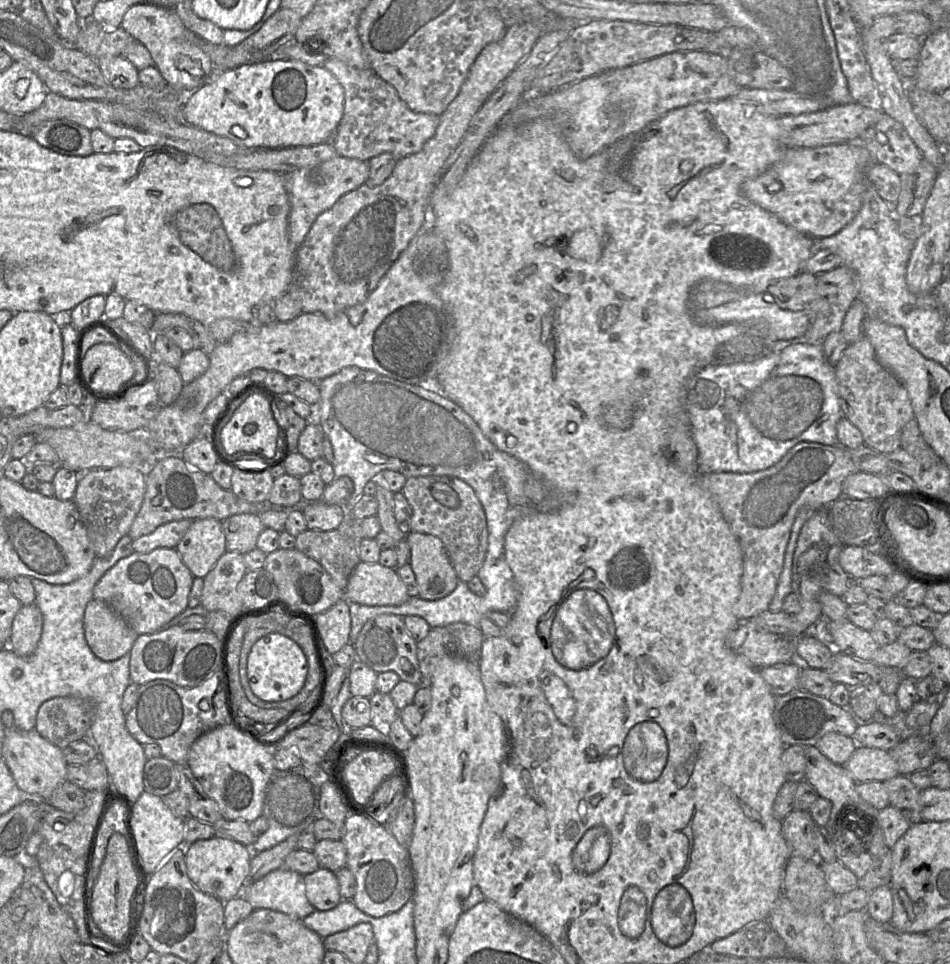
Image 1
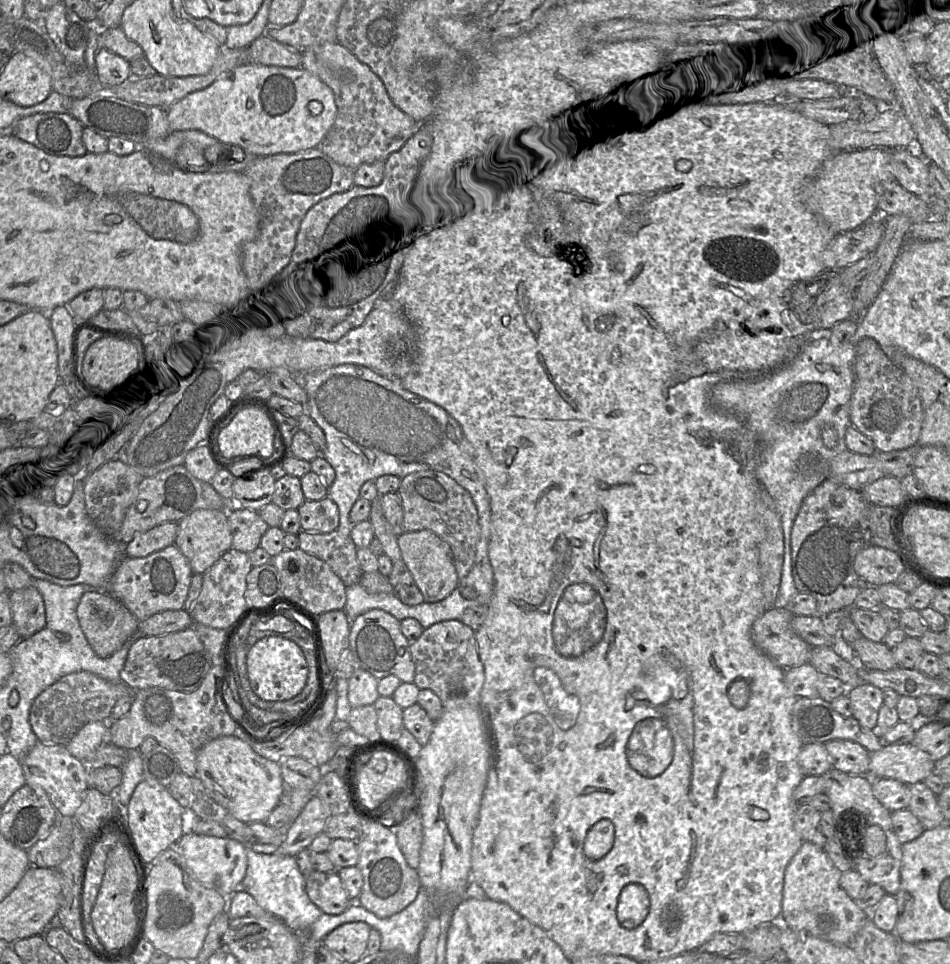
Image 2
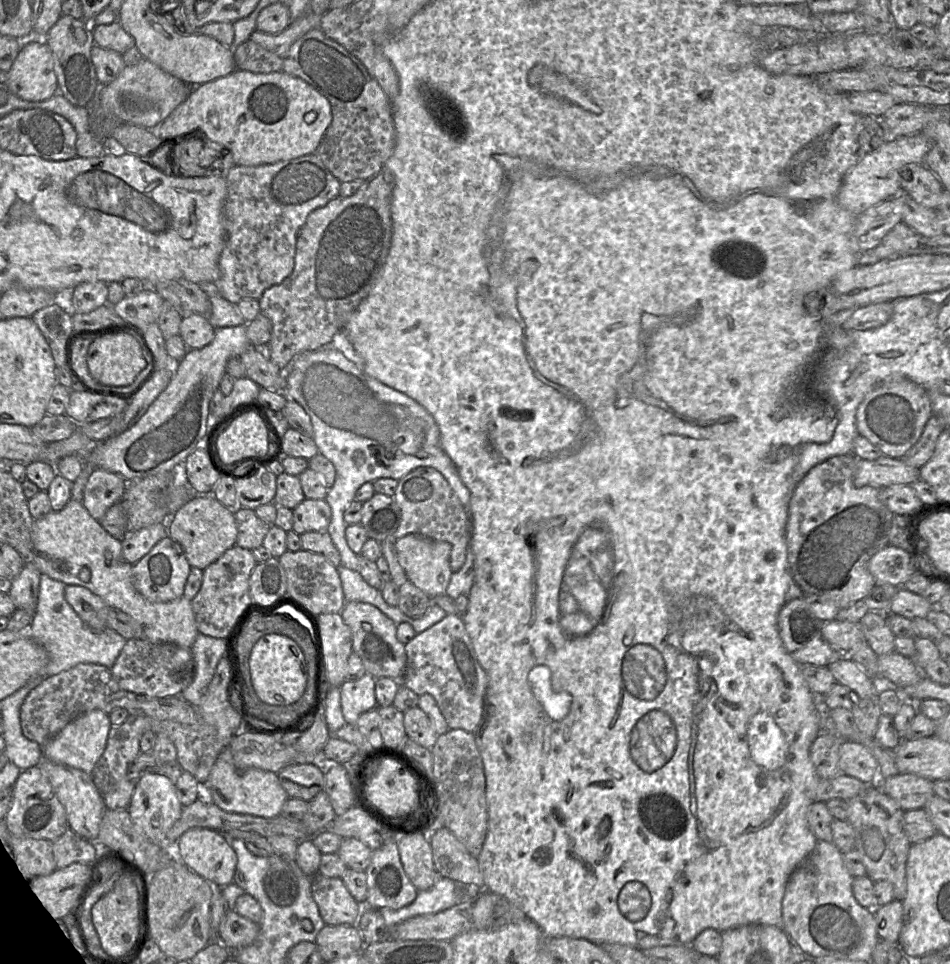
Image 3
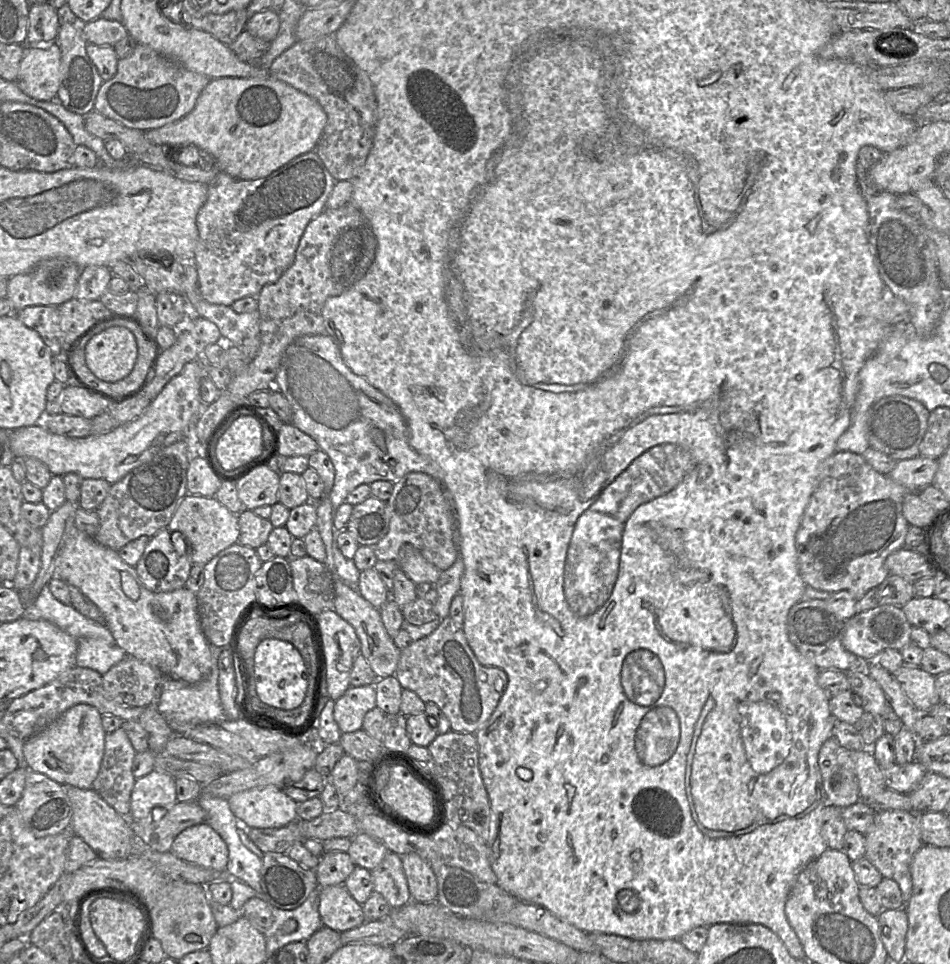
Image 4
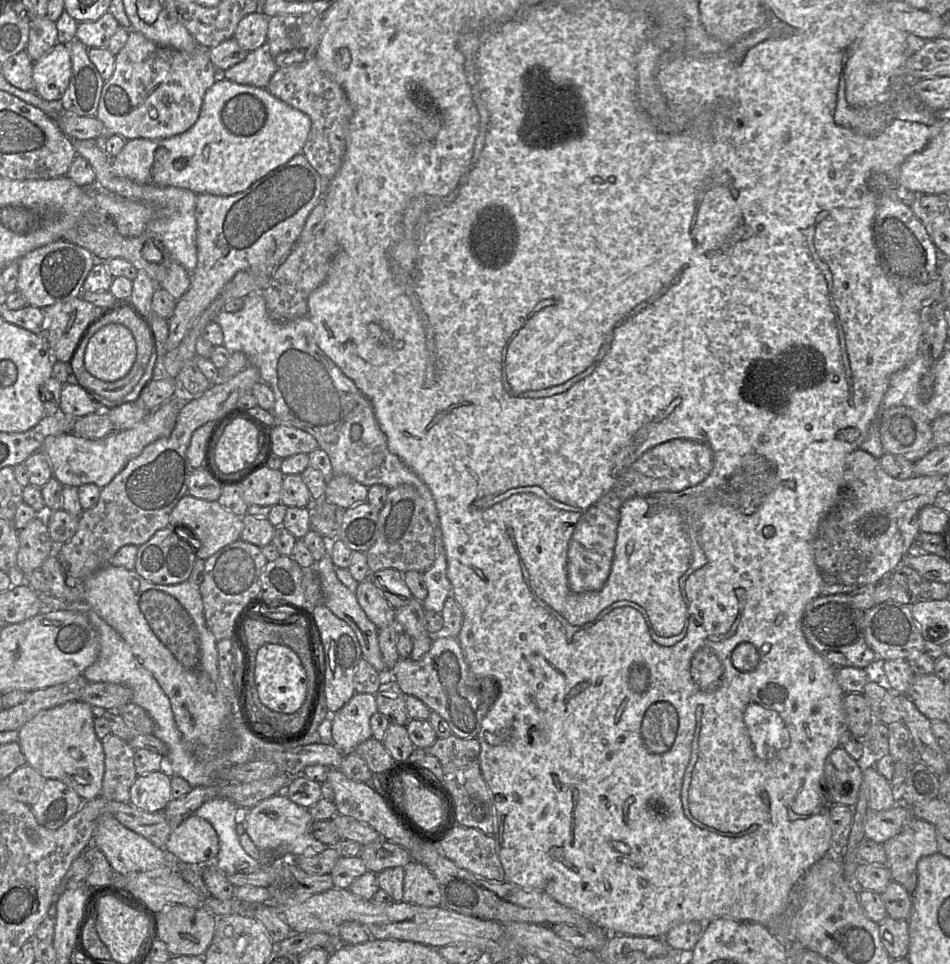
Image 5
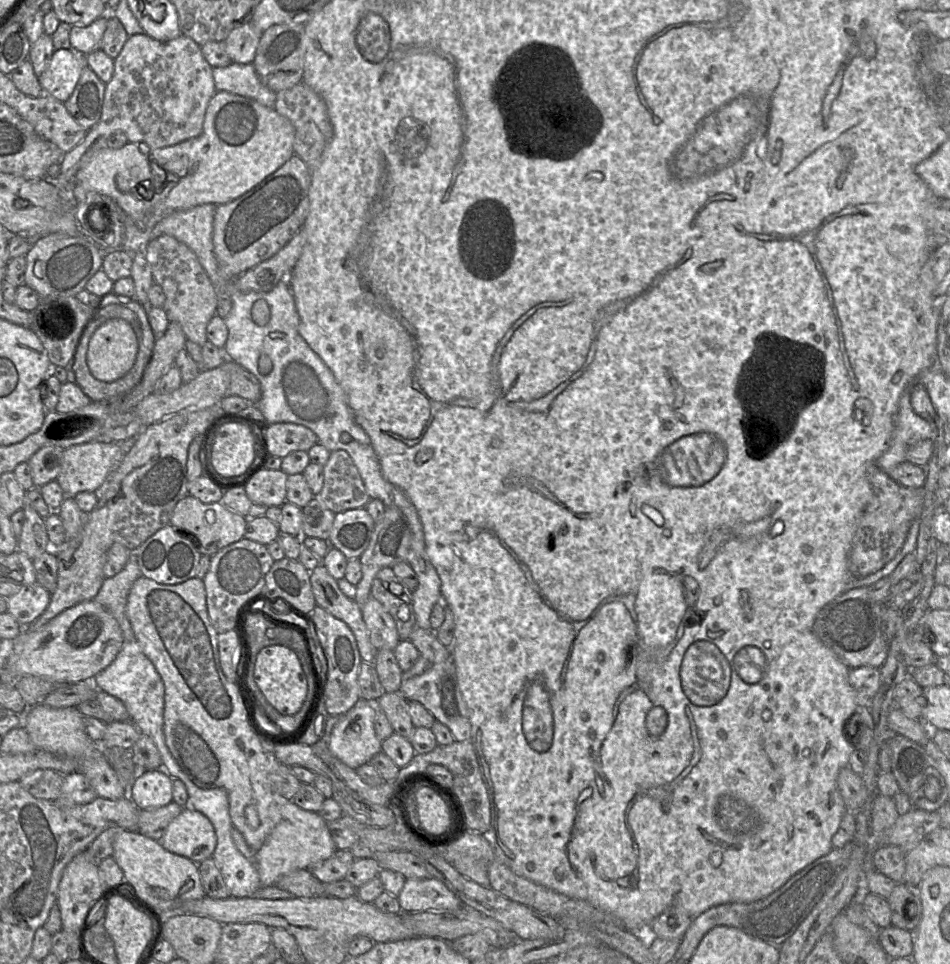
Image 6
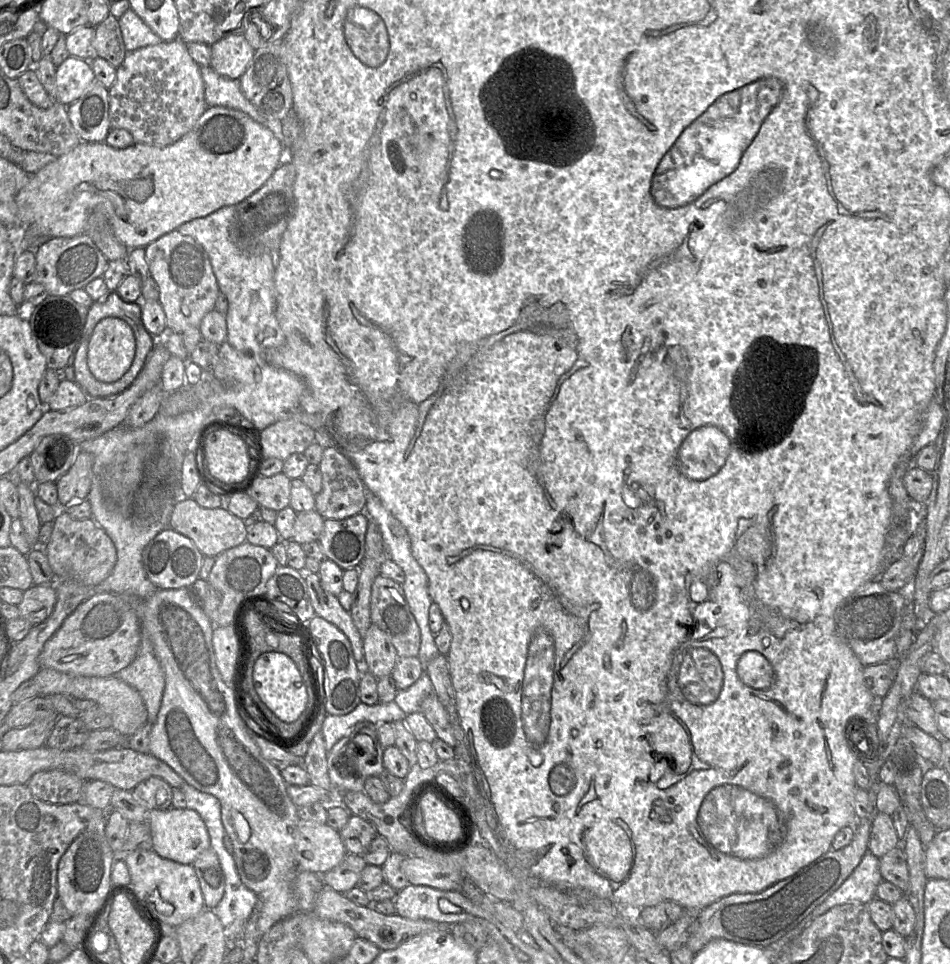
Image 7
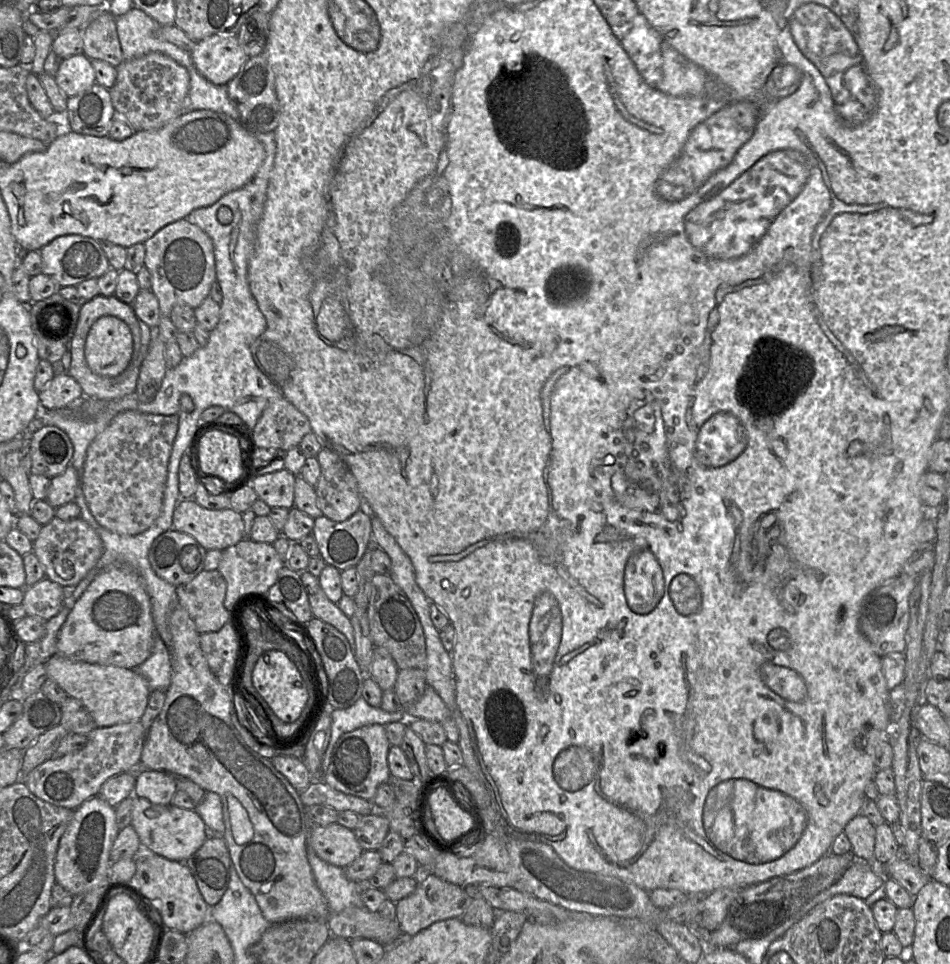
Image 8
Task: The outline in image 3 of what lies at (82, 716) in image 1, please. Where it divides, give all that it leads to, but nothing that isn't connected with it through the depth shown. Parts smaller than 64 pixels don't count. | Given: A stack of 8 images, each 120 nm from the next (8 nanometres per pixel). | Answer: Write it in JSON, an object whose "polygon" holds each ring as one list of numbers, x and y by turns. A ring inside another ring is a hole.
{"polygon":[[78,664,44,678,30,691,20,708,21,729,26,738,43,746,80,715,92,710,110,714,116,708,127,710,131,716,145,715,157,720,171,720,186,725,198,722,197,708,180,695,164,698,139,696,121,689,113,678,111,669,98,664]]}

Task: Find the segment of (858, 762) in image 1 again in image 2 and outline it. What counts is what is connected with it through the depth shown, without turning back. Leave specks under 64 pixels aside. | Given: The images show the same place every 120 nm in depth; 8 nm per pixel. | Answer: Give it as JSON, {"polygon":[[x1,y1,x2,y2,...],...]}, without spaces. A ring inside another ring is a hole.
{"polygon":[[884,744,880,750,870,754,868,774,872,778,889,778,909,785,923,782,933,773,934,765,929,754,913,744]]}

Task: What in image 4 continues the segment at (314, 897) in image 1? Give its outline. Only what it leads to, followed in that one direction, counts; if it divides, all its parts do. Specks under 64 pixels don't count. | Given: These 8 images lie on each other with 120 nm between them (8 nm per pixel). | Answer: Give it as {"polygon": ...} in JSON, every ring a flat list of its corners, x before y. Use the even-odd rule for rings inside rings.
{"polygon":[[320,887,318,912,323,926,340,933,359,927,365,922,362,905,344,887]]}

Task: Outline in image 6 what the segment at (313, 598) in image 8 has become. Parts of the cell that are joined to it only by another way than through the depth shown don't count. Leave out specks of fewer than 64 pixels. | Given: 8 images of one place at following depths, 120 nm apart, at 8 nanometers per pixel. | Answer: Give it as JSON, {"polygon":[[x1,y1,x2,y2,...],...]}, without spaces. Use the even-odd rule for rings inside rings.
{"polygon":[[320,563,310,572,310,583,317,606,343,621,352,631,361,660,373,663,377,650,372,645,362,616,362,610,354,599,349,599,340,590,337,580]]}

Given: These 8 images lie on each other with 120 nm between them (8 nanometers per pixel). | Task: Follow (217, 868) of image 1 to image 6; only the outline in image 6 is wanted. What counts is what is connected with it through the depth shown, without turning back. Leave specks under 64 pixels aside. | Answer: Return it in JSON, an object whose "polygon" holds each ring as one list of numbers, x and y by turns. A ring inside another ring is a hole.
{"polygon":[[189,806,170,822,158,842,165,850,199,864,212,857,216,834,210,820]]}

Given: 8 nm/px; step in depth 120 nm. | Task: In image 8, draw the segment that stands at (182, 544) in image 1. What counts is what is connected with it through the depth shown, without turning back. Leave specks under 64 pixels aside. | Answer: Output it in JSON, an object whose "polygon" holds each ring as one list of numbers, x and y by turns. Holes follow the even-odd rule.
{"polygon":[[193,498,178,501,172,529,192,536,206,551,223,551,244,539,242,513,232,508,206,509]]}

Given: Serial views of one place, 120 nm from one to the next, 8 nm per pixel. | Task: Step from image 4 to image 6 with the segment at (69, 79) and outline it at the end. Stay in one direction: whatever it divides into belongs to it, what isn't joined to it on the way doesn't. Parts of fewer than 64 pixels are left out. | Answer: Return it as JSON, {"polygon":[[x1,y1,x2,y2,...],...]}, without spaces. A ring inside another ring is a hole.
{"polygon":[[88,65,82,67,76,87,64,105,75,121,90,130,100,119,105,84]]}

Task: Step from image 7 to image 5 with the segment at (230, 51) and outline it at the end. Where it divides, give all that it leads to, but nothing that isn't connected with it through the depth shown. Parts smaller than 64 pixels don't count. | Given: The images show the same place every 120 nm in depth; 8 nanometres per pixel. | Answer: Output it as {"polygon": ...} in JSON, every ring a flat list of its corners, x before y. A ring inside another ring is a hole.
{"polygon":[[261,11,248,14,237,25,233,38,243,49,252,52,266,43,269,20]]}

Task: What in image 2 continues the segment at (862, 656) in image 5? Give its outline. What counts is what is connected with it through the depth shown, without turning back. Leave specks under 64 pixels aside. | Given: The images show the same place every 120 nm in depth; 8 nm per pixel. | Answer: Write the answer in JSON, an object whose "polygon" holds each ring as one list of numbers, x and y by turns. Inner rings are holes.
{"polygon":[[787,608,766,610,752,625,754,644,782,669,809,663,812,647,792,629,794,614]]}

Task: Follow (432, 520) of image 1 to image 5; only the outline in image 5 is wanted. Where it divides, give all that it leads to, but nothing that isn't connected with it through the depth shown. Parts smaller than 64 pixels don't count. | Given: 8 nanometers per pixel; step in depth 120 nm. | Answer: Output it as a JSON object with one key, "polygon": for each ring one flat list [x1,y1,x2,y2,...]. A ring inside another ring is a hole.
{"polygon":[[408,484,391,488,379,512,379,537,366,552,370,573,394,568,402,573,410,570,424,573,435,561,435,529,424,511,424,501]]}

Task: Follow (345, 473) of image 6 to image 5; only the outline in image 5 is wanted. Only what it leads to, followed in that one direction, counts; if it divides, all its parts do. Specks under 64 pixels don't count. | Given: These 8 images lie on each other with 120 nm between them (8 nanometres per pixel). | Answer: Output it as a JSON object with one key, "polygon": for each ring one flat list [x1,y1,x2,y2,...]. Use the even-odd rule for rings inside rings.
{"polygon":[[335,475,326,483,326,501,348,509,356,503,368,501,369,487,362,485,347,475]]}

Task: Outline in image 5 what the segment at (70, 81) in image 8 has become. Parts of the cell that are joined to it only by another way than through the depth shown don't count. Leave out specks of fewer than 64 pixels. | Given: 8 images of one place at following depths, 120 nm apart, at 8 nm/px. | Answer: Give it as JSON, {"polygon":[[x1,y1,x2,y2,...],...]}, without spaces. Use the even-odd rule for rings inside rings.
{"polygon":[[57,43,33,63,34,91,44,100,60,101,72,73,72,62,67,45]]}

